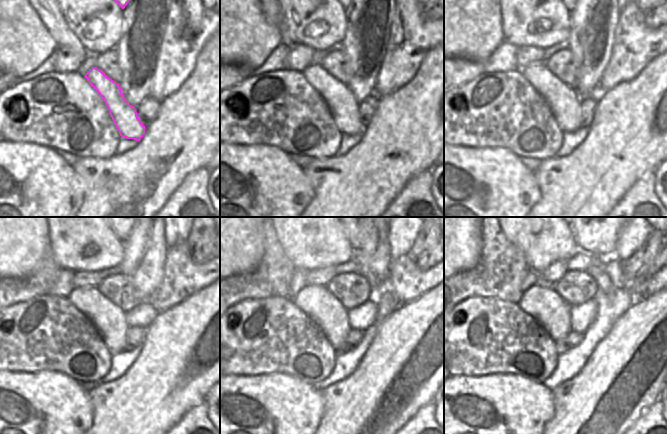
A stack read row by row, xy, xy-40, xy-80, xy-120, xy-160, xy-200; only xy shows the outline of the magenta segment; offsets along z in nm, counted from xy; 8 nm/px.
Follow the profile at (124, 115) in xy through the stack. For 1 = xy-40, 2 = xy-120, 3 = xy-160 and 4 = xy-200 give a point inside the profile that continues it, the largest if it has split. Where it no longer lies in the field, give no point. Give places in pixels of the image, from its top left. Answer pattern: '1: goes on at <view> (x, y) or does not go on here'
1: goes on at xy-40 (344, 108)
2: goes on at xy-120 (109, 319)
3: goes on at xy-160 (317, 301)
4: goes on at xy-200 (544, 304)

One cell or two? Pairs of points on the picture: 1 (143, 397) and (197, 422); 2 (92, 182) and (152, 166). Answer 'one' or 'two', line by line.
1: two
2: one

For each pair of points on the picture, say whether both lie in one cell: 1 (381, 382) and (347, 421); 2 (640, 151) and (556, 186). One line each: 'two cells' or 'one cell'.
1: one cell
2: one cell

